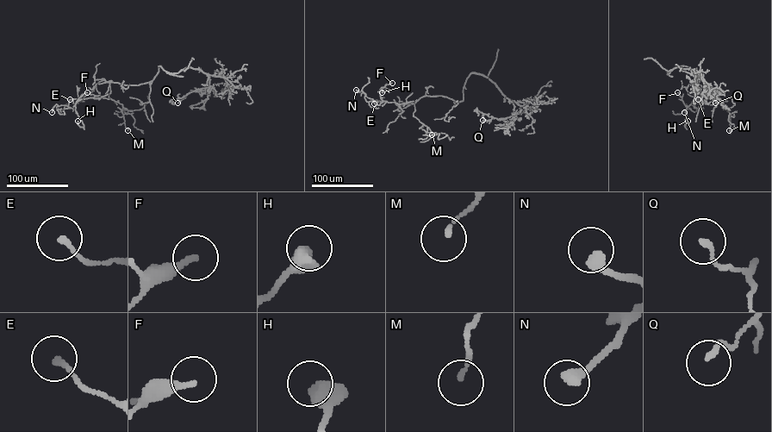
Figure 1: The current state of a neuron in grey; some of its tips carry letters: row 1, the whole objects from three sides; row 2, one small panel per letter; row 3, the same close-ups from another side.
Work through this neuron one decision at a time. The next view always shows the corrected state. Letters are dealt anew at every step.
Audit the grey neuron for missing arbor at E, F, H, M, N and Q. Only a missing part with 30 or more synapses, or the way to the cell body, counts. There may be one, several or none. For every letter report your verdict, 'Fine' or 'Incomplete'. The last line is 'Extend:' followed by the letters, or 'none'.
E: Fine
F: Fine
H: Fine
M: Fine
N: Fine
Q: Fine
Extend: none

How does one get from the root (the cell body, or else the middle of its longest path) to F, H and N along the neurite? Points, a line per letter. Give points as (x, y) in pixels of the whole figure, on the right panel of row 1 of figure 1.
F: (696, 73), (696, 80), (690, 85), (698, 83), (699, 98), (686, 106), (677, 92)
H: (696, 73), (696, 80), (690, 85), (698, 83), (699, 98), (687, 108), (685, 127), (687, 121)
N: (696, 73), (696, 80), (690, 85), (698, 83), (699, 98), (694, 99), (694, 106), (686, 104), (684, 112)

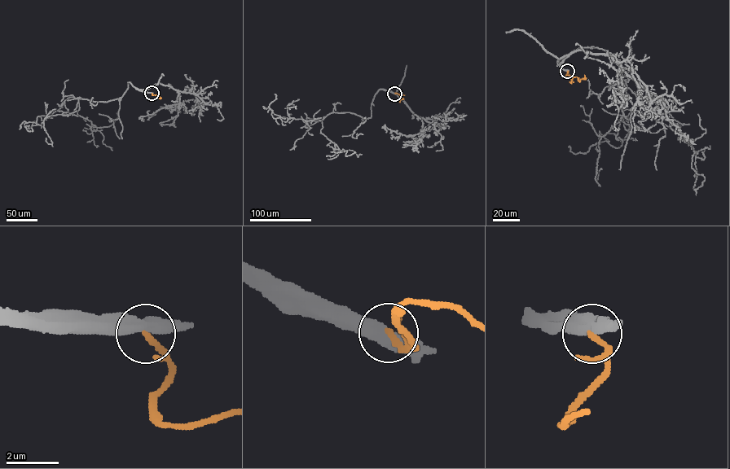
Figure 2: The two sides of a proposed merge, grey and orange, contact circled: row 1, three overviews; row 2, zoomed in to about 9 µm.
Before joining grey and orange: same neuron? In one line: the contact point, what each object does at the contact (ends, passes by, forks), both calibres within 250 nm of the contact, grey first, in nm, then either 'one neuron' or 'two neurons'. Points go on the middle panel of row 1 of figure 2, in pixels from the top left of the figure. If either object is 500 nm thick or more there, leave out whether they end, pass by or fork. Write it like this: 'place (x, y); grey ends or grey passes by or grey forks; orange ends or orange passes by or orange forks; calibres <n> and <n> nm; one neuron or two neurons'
place (394, 94); calibres 500 and 220 nm; two neurons

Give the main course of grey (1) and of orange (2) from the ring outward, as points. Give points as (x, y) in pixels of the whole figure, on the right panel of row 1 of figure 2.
1: (567, 70), (563, 58), (601, 48), (622, 69), (609, 89), (626, 89), (622, 144), (575, 154), (568, 146)
2: (567, 70), (565, 75), (579, 79), (584, 78), (584, 75)

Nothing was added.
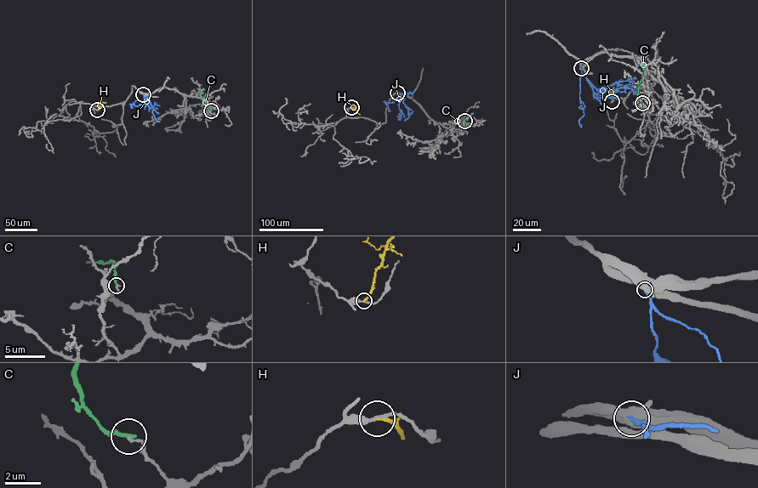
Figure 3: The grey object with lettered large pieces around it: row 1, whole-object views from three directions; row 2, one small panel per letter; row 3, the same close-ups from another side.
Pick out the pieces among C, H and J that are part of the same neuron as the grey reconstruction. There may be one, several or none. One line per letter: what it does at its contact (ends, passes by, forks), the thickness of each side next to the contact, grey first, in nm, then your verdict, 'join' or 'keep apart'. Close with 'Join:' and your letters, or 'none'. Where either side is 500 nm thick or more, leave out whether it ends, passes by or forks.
C: it ends there; 150 nm thick on the grey side, 240 nm on the other; keep apart
H: it ends there; 240 nm thick on the grey side, 180 nm on the other; keep apart
J: 600 nm thick on the grey side, 200 nm on the other; keep apart
Join: none

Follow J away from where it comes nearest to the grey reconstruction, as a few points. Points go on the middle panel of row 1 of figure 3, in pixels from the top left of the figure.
J: (397, 93), (407, 108), (409, 116), (405, 121)

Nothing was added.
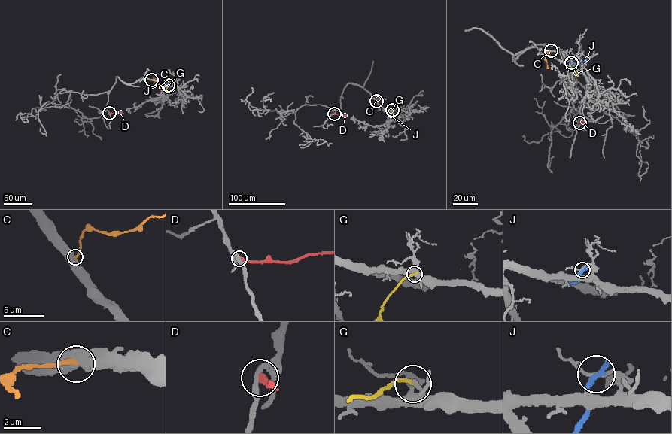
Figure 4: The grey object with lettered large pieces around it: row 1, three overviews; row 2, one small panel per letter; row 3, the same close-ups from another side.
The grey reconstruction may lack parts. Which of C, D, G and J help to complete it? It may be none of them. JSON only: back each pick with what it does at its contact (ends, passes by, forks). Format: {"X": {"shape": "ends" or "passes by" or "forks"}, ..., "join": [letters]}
{"join": []}

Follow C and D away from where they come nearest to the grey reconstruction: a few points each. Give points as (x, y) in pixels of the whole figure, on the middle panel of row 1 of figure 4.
C: (375, 100), (384, 98)
D: (334, 113), (348, 115)

